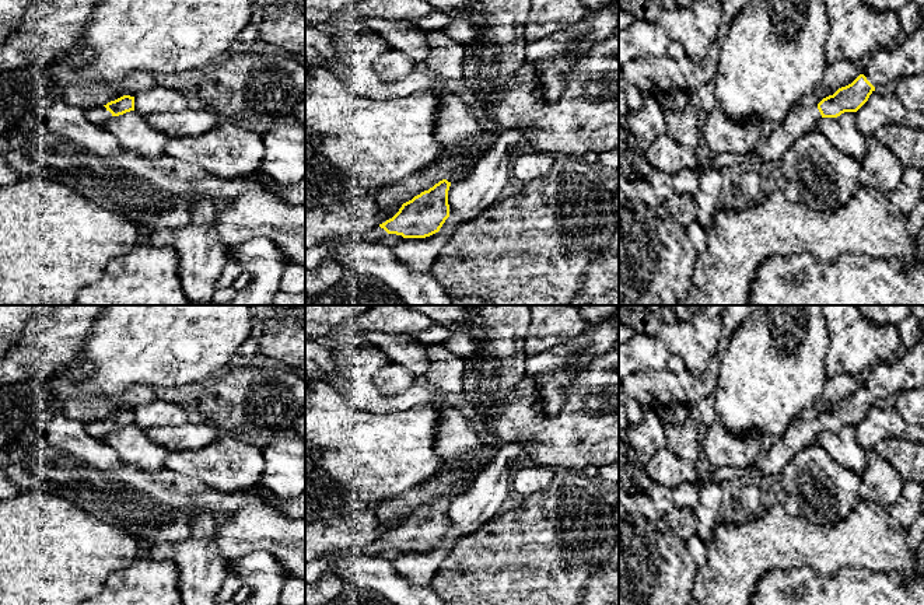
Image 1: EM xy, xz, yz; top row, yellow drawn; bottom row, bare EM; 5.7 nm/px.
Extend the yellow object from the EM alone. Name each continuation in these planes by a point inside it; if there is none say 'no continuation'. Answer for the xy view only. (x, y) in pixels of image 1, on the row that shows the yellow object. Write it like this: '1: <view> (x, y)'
1: xy (100, 115)

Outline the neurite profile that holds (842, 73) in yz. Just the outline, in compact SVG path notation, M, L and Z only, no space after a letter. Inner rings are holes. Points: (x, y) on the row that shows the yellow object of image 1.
M839 60L829 64L820 84L798 104L818 105L823 98L833 95L839 88L851 84L862 73L862 66L848 60Z

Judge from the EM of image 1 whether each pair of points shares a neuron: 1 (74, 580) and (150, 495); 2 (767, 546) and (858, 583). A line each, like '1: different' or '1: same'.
1: different
2: different

